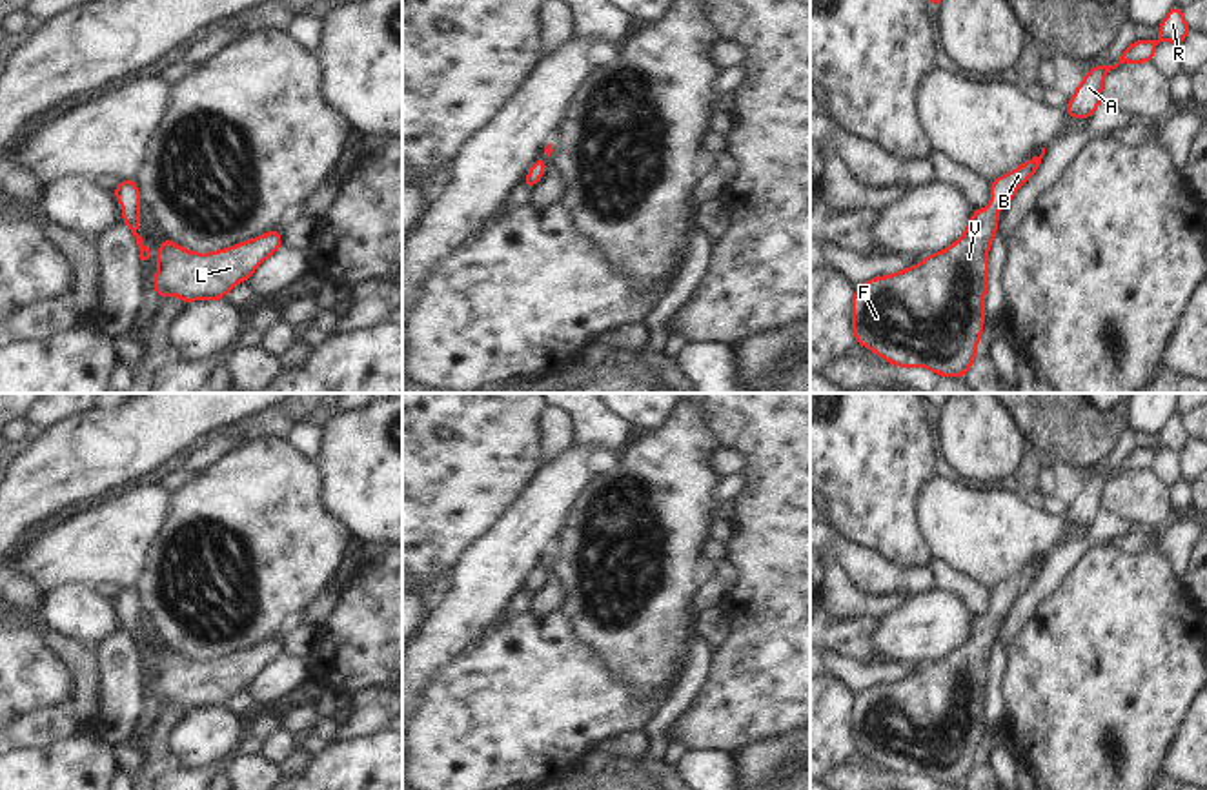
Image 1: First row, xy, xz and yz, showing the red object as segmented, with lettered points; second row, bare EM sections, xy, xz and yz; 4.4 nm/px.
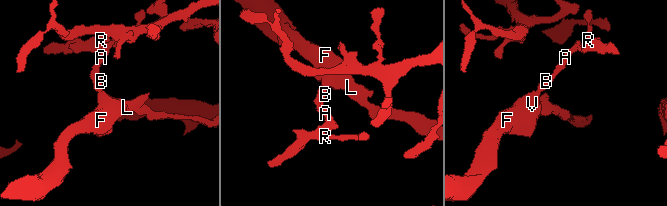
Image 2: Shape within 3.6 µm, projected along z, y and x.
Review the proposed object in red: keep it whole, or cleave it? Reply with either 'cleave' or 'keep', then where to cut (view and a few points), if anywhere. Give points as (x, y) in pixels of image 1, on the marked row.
keep | no cut

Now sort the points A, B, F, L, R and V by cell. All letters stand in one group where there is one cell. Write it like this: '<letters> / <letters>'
A B F L R V

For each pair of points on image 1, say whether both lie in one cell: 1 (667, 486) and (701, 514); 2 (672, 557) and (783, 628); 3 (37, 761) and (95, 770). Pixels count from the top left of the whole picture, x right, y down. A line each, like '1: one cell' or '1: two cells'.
1: one cell
2: two cells
3: one cell

